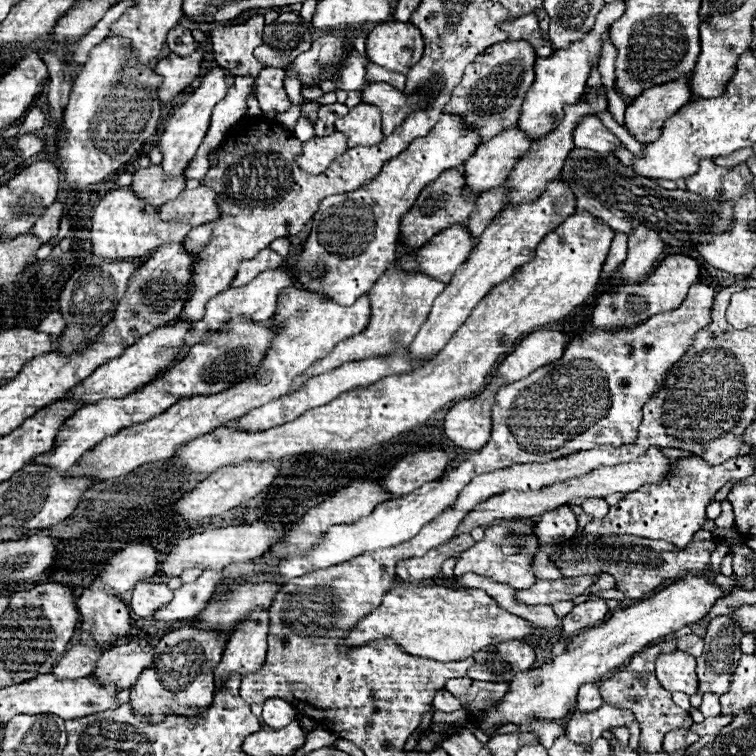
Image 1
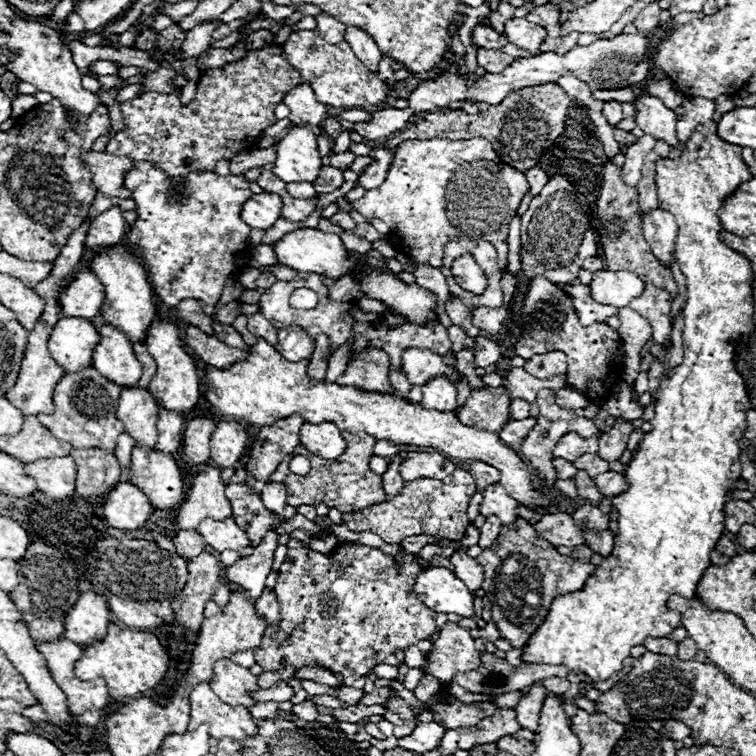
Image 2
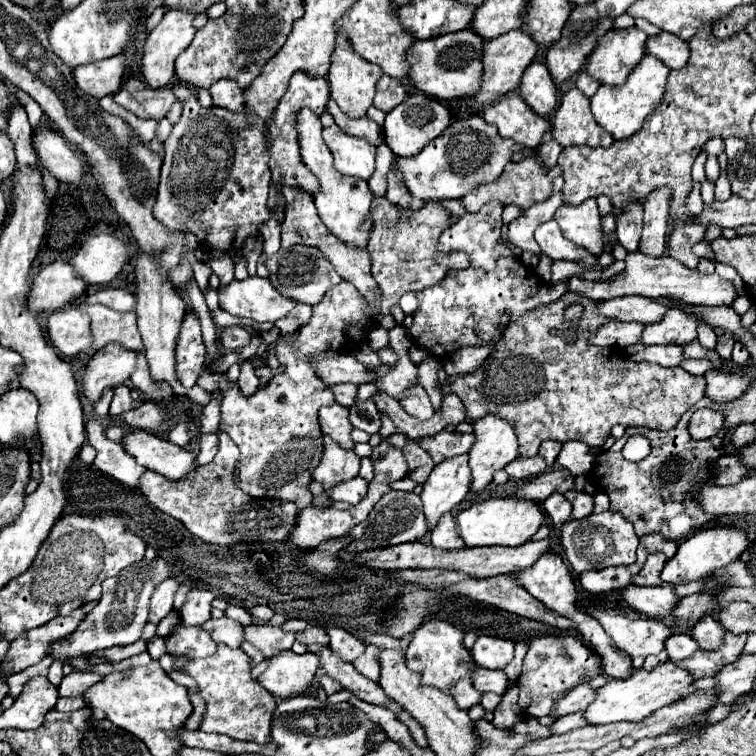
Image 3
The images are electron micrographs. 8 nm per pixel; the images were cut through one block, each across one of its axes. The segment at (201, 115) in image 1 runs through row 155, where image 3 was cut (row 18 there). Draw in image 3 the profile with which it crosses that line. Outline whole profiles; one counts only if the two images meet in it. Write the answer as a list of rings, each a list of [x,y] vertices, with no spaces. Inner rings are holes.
[[[168,10],[162,18],[162,22],[148,34],[146,44],[144,44],[144,58],[142,58],[142,76],[148,82],[148,86],[152,88],[164,88],[172,82],[174,78],[174,60],[176,56],[186,50],[196,34],[194,28],[194,12],[188,10]]]

